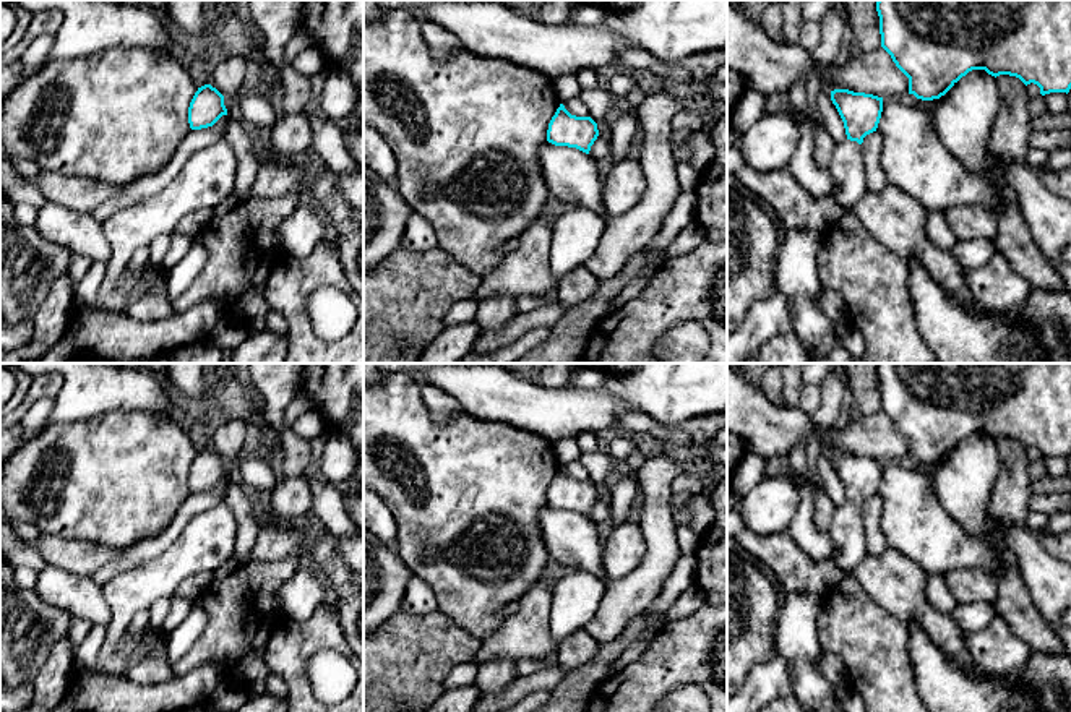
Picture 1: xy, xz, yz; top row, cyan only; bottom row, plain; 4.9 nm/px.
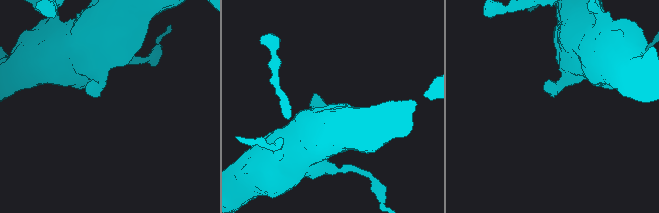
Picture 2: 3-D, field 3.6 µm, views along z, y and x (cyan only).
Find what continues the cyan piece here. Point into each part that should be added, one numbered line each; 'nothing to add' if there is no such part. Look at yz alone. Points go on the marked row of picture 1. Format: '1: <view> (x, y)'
1: yz (849, 182)

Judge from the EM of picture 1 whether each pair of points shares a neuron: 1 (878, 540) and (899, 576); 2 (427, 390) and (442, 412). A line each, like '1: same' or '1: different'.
1: different
2: same

